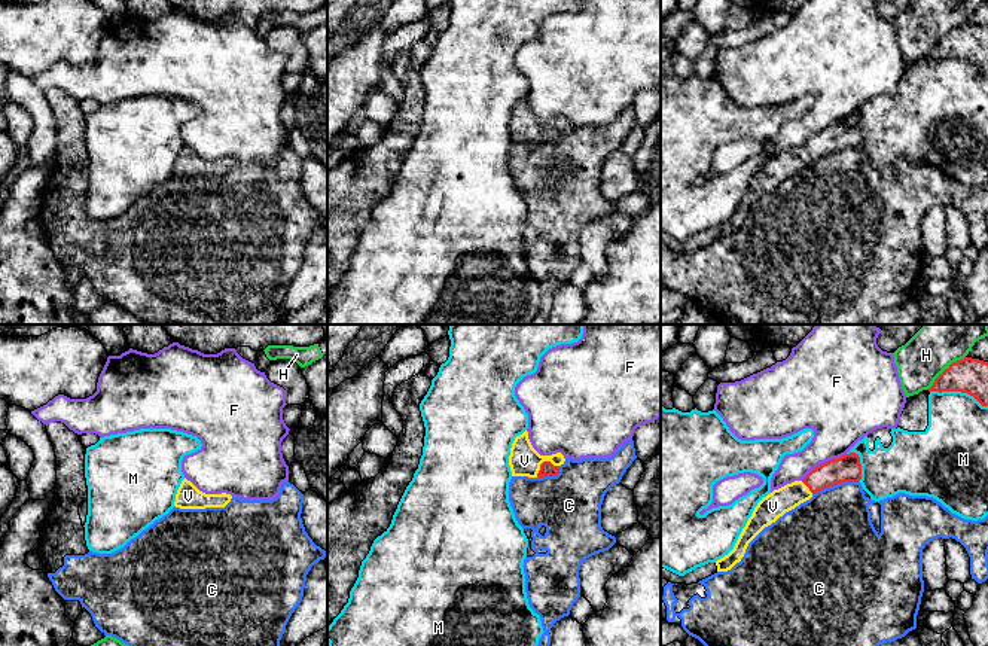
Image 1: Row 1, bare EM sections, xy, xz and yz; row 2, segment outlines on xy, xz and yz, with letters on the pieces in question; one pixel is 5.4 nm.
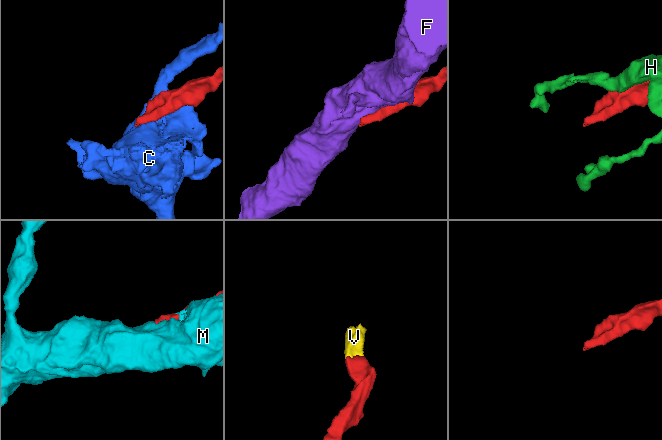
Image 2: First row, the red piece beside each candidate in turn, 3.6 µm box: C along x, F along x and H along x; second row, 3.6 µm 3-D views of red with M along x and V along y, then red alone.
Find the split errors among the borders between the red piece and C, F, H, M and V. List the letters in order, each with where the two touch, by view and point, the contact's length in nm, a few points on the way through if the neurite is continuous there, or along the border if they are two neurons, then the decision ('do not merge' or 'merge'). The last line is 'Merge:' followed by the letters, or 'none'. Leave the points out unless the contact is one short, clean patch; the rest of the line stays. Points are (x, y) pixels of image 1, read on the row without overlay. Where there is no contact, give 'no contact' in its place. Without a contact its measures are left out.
C: yz (835, 151) | 260 nm | do not merge
F: yz (823, 130) | 280 nm | do not merge
H: yz (945, 36) | 280 nm | do not merge
M: yz (958, 57) | 320 nm | do not merge
V: xz (542, 130) | 140 nm | across xz (546, 134), (542, 130), (524, 127) | merge
Merge: V

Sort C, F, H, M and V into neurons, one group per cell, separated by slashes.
C / F / H / M / V

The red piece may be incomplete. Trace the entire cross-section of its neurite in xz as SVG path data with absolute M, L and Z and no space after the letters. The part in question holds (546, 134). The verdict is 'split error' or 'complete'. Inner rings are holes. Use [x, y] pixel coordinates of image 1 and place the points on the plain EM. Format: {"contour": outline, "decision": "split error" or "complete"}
{"contour": "M528 98L516 103L509 122L512 143L543 144L556 143L565 125L561 119L540 122L528 106Z", "decision": "split error"}

